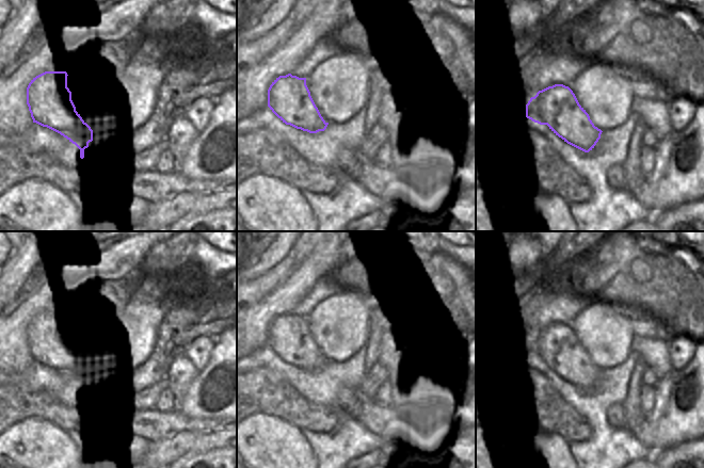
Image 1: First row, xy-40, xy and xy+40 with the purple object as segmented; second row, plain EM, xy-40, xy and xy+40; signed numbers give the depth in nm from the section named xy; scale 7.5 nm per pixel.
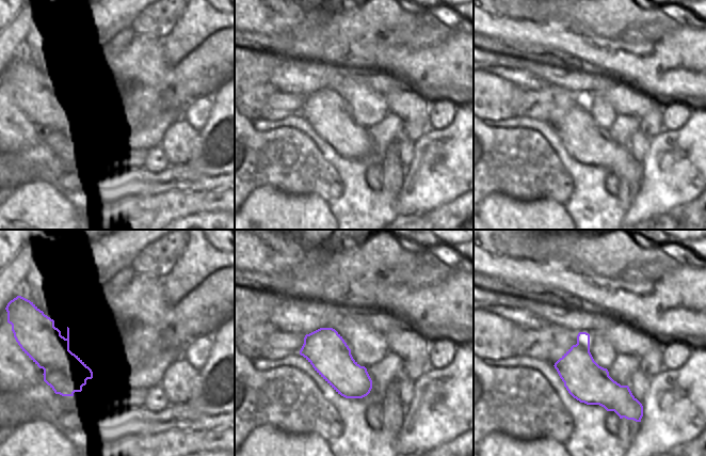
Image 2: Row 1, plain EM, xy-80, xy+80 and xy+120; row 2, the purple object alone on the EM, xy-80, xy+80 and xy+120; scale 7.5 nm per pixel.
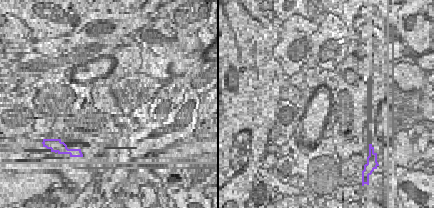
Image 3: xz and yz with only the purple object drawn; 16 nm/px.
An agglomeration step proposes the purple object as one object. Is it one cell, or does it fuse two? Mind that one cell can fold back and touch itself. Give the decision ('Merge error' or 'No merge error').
No merge error

